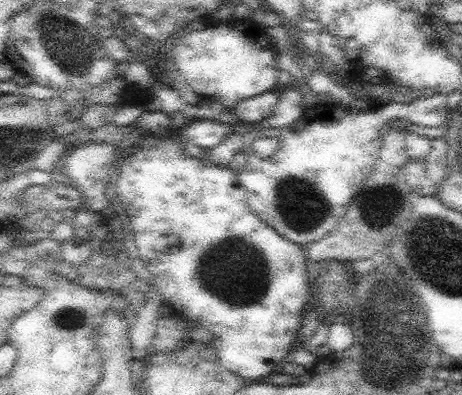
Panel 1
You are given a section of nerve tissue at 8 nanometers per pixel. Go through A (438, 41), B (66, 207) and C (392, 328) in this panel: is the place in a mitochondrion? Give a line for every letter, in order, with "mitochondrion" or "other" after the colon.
A: other
B: other
C: mitochondrion

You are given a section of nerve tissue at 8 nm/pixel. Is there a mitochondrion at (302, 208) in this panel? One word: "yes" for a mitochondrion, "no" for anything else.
yes

